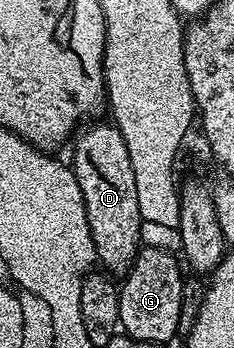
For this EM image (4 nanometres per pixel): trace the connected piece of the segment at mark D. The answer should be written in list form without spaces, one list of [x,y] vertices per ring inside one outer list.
[[[111,122],[95,124],[81,127],[75,133],[76,145],[72,148],[70,167],[84,195],[86,218],[90,222],[97,261],[101,265],[104,263],[102,268],[105,273],[124,274],[131,268],[133,258],[142,247],[142,221],[138,214],[138,190],[134,187],[134,166],[130,166],[126,142],[122,142],[122,134],[116,125]]]

